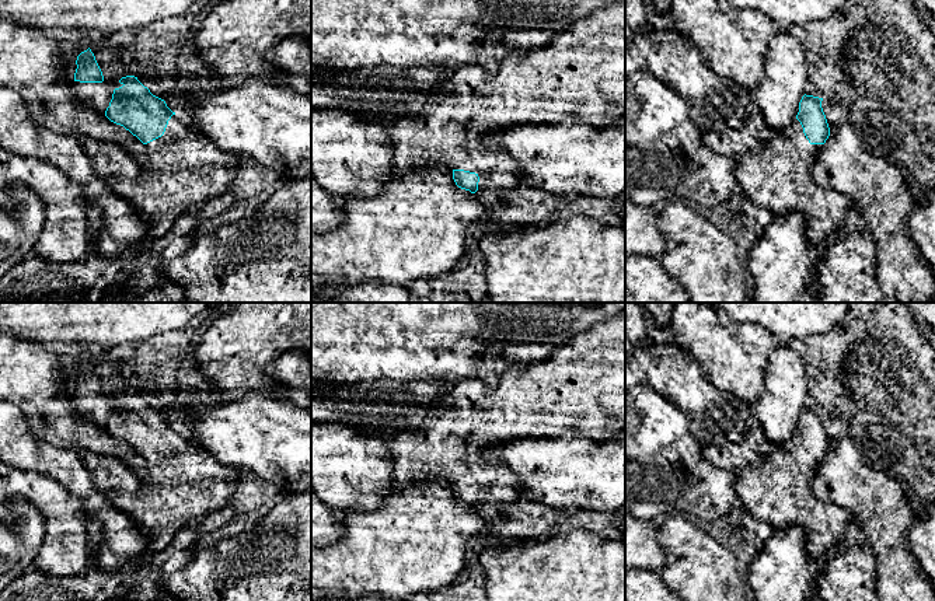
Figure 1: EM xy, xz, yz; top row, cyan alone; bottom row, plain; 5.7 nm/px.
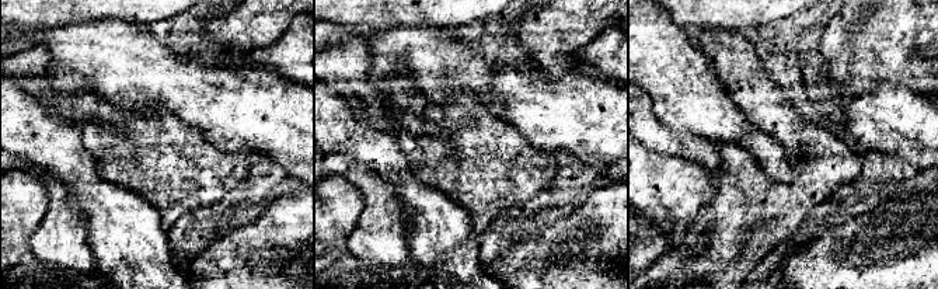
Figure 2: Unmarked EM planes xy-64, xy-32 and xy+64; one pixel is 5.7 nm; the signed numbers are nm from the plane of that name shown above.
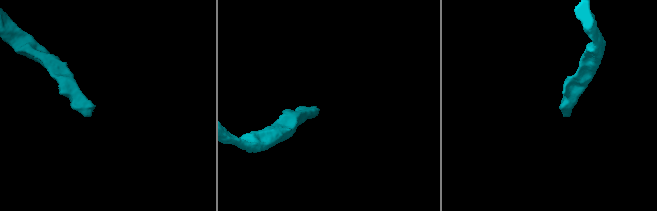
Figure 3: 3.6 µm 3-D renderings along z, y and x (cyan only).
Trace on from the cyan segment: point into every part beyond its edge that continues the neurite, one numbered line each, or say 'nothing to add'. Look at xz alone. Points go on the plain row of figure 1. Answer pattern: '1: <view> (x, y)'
1: xz (581, 390)

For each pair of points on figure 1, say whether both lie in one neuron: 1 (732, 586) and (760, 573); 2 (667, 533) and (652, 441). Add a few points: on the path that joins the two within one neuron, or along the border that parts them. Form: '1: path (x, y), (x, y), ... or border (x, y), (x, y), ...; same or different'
1: border (743, 566), (747, 582); different
2: border (669, 514), (684, 514), (687, 517); different

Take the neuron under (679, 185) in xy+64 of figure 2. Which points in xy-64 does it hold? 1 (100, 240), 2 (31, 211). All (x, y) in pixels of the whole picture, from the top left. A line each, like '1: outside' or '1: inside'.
1: outside
2: outside

